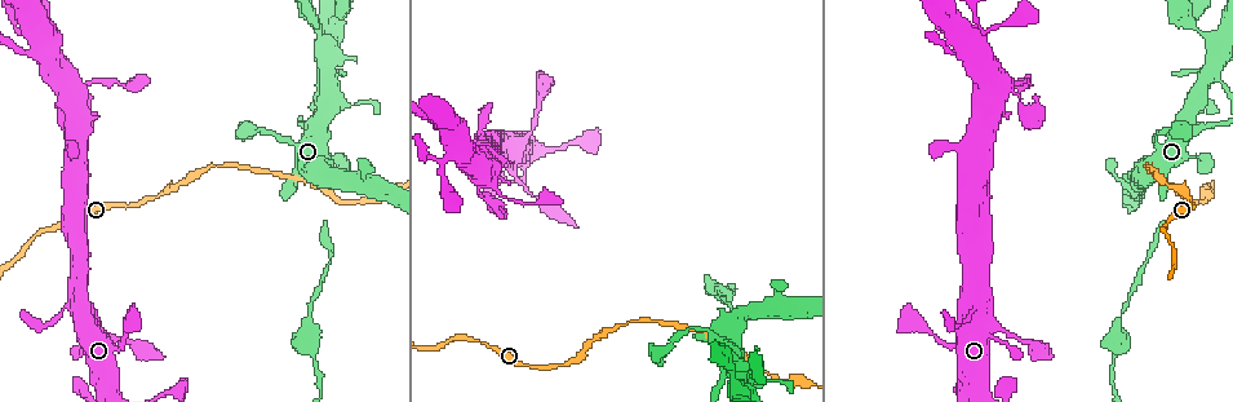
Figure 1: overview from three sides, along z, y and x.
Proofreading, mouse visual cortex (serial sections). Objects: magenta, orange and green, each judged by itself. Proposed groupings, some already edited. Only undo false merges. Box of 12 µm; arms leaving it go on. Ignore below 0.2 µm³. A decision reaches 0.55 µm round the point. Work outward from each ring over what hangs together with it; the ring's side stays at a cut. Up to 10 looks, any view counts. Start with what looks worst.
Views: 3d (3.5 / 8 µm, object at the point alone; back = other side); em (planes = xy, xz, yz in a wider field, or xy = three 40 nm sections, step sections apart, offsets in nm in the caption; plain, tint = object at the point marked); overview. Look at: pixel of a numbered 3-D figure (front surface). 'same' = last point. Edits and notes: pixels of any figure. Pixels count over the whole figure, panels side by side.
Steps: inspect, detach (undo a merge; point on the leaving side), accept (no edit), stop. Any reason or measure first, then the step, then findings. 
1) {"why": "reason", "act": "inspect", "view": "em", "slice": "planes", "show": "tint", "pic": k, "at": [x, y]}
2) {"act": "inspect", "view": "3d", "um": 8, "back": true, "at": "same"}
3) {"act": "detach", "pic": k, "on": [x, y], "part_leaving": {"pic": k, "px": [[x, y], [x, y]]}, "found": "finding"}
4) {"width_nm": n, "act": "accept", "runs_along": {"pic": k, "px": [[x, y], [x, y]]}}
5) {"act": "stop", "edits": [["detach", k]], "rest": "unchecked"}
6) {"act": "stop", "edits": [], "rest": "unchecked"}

{"act": "inspect", "view": "3d", "um": 8, "pic": 1, "at": [967, 46]}

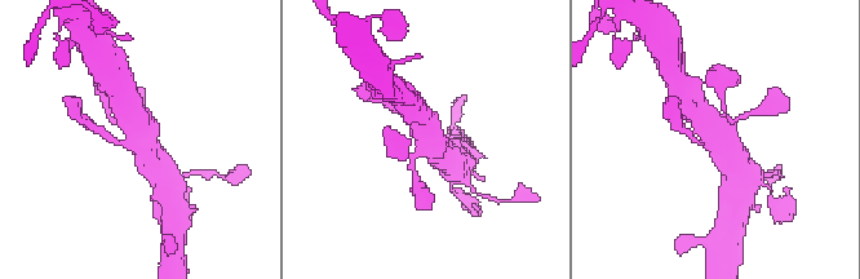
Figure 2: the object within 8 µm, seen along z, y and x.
{"why": "zoom in", "act": "inspect", "view": "3d", "um": 3.5, "pic": 2, "at": [136, 135]}

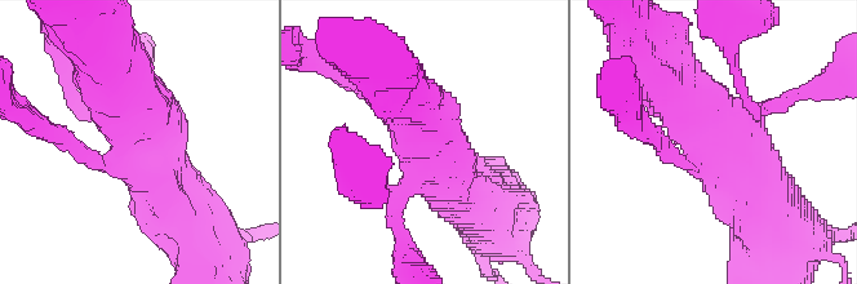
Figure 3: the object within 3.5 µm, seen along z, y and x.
{"act": "inspect", "view": "em", "slice": "xy", "step": 1, "show": "tint", "pic": 3, "at": [715, 142]}

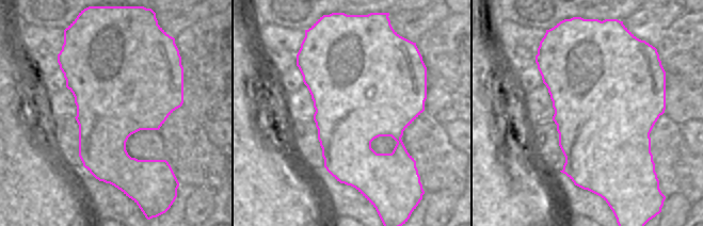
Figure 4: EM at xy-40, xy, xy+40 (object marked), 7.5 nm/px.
{"act": "accept", "runs_along": {"pic": 3, "px": [[767, 200], [737, 133], [671, 81]]}, "found": "one cell here"}

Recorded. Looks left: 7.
{"act": "inspect", "view": "3d", "um": 3.5, "pic": 1, "at": [1197, 127]}

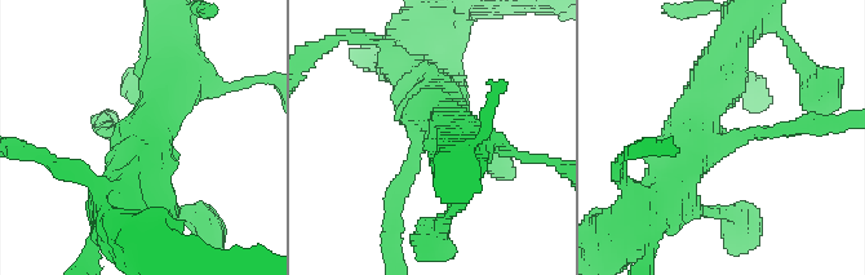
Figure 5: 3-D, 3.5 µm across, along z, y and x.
{"arms": 3, "arm_widths_nm": [200, 500, 500], "act": "inspect", "view": "em", "slice": "planes", "show": "tint", "pic": 5, "at": [721, 142]}

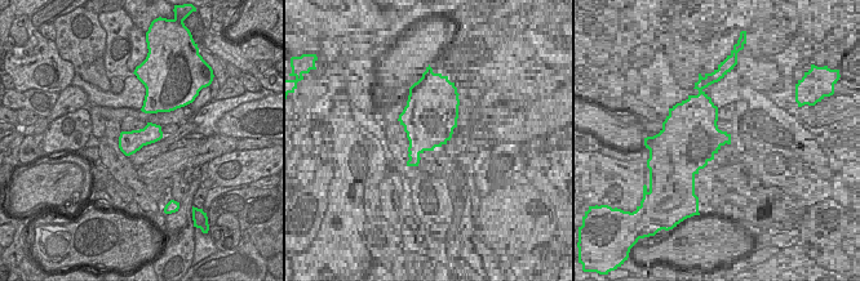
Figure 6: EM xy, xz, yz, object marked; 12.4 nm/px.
{"act": "accept", "runs_along": {"pic": 5, "px": [[662, 199], [692, 151], [794, 127]]}, "found": "continuous, no second cell"}

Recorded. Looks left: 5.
{"why": "calibre changes", "act": "inspect", "view": "3d", "um": 8, "pic": 1, "at": [736, 390]}

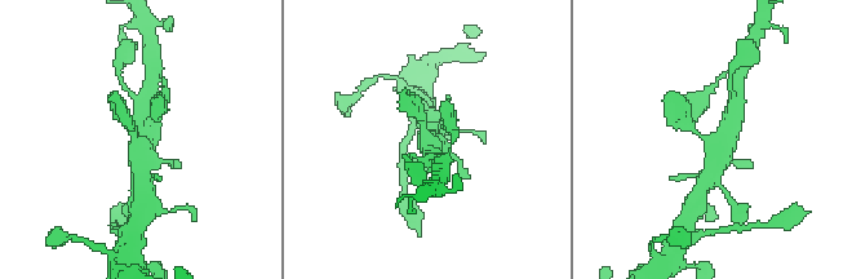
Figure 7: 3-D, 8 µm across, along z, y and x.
{"why": "zoom in", "act": "inspect", "view": "3d", "um": 3.5, "pic": 7, "at": [711, 143]}

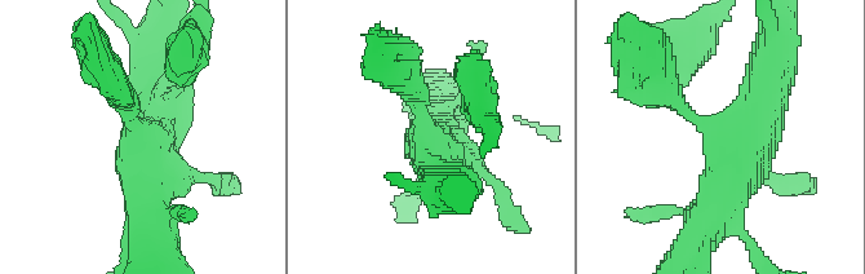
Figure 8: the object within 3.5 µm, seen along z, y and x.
{"arms": 4, "arm_widths_nm": [250, 350, 450, 600], "why": "now the EM", "act": "inspect", "view": "em", "slice": "xy", "step": 1, "show": "tint", "pic": 8, "at": [430, 141]}

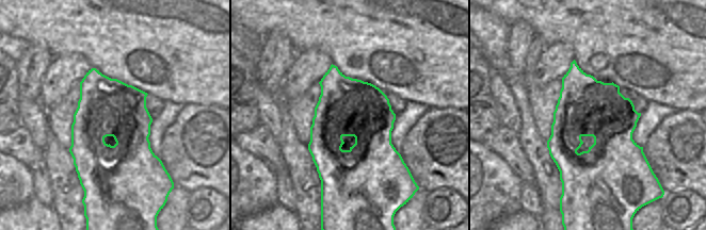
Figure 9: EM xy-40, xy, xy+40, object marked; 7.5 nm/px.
{"act": "accept", "runs_along": {"pic": 8, "px": [[717, 208], [731, 141], [664, 85]]}, "found": "all the same cell"}

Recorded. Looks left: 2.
{"why": "narrows sharply", "act": "inspect", "view": "3d", "um": 3.5, "back": true, "pic": 1, "at": [304, 180]}

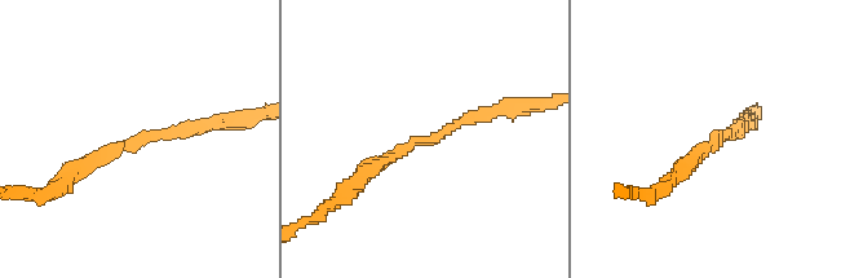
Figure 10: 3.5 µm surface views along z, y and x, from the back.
{"arm_widths_nm": [200, 200], "act": "inspect", "view": "em", "slice": "xy", "step": 5, "show": "tint", "pic": 10, "at": [415, 141]}

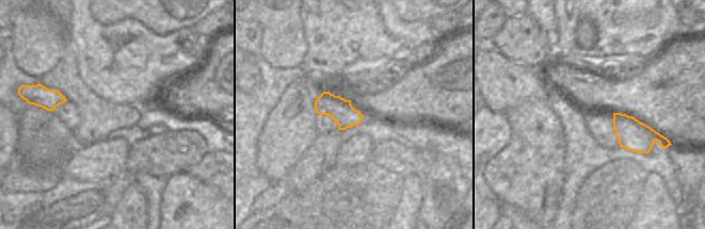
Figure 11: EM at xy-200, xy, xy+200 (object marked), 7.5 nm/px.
{"act": "accept", "runs_along": {"pic": 10, "px": [[492, 111], [421, 137], [353, 184]]}, "found": "all the same cell"}

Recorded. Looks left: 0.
{"act": "stop", "edits": [], "rest": "unchecked"}

